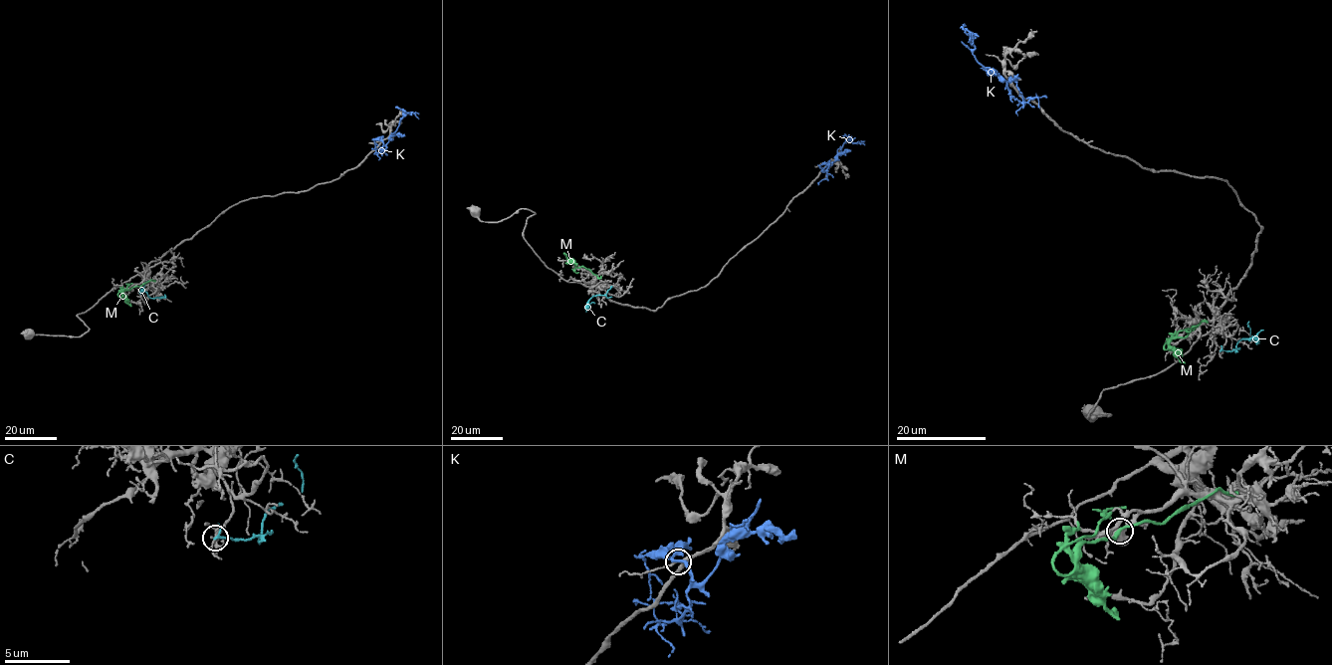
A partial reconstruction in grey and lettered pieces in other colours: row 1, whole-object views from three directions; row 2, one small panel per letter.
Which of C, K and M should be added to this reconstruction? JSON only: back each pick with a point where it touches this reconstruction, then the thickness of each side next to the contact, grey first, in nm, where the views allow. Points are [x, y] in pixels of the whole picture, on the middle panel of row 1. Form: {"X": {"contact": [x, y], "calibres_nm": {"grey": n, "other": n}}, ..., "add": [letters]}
{"add": []}

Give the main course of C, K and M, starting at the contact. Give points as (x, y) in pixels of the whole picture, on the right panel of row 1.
C: (1220, 350), (1235, 351), (1239, 340), (1248, 337), (1248, 322)
K: (1009, 83), (1006, 85), (1008, 90), (1005, 82), (981, 65), (973, 54), (974, 33), (972, 45)
M: (1188, 334), (1175, 336), (1170, 342), (1170, 348), (1185, 363)

